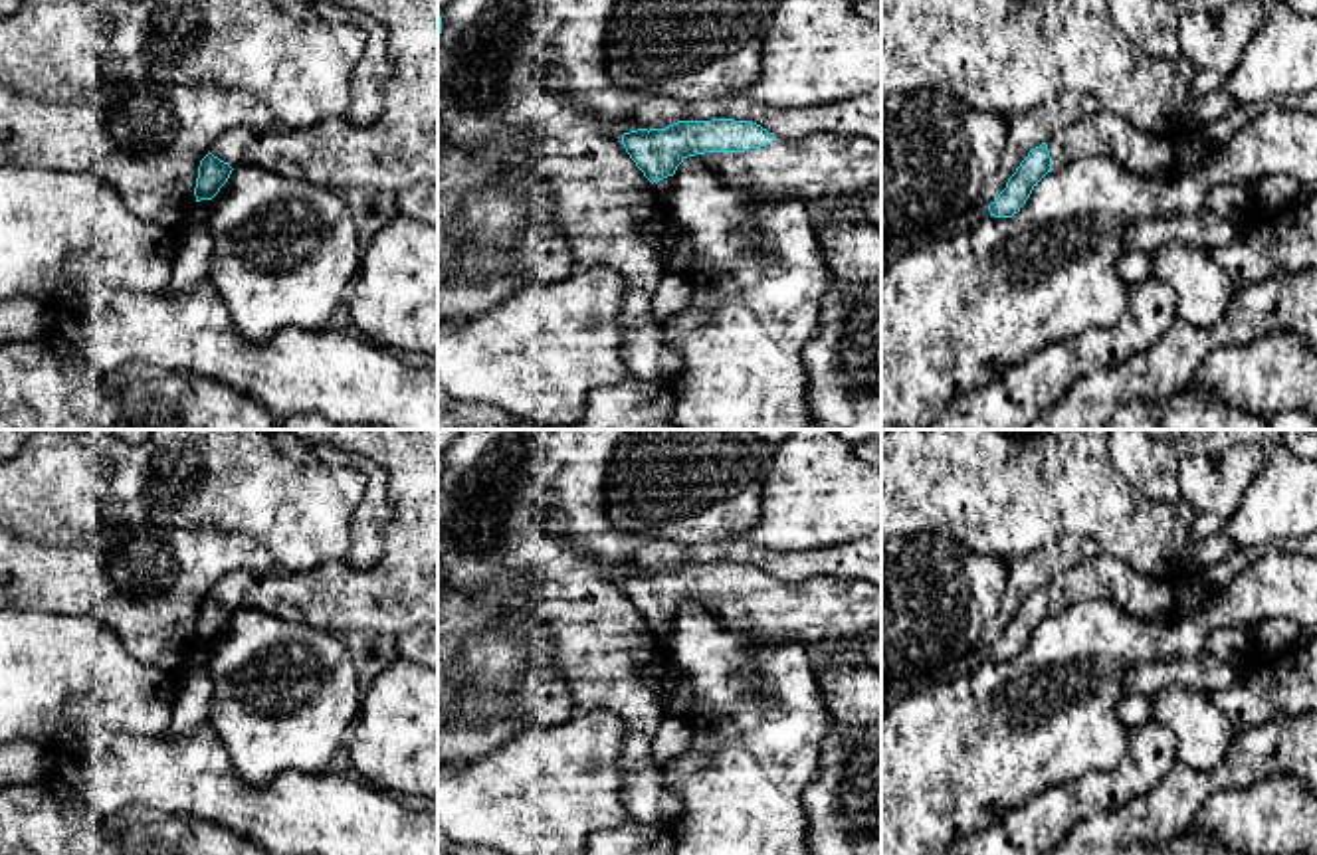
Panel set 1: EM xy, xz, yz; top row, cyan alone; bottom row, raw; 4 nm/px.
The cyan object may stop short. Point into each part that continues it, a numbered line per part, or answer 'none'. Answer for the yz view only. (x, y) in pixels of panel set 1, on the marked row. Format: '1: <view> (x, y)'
1: yz (1100, 135)

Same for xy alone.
1: xy (399, 149)

